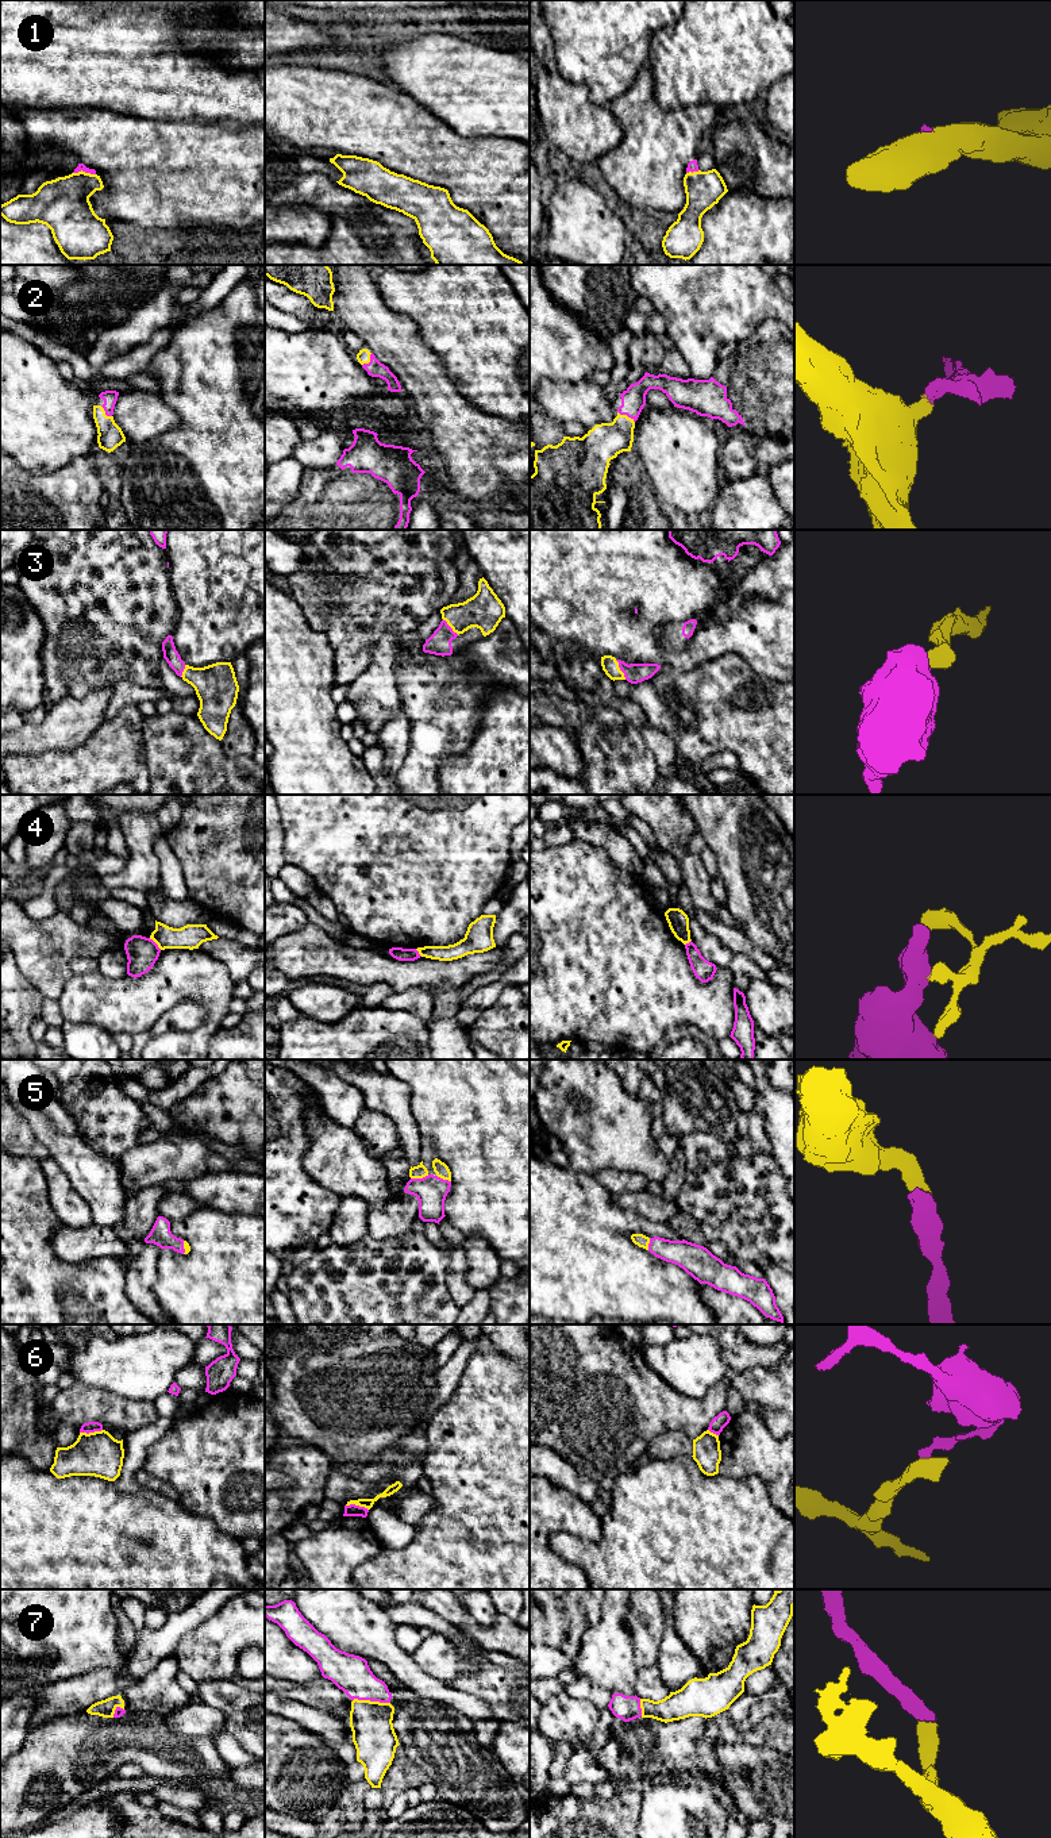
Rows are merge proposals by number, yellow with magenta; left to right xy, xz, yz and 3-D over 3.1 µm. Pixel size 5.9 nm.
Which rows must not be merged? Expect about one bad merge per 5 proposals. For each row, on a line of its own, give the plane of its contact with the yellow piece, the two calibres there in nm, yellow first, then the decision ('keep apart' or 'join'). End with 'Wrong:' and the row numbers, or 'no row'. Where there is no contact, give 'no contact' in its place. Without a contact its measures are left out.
1: meets yellow in xy; 320 nm thick on the yellow side, 50 nm on the other; join
2: meets yellow in yz; 220 nm thick on the yellow side, 140 nm on the other; join
3: meets yellow in yz; 100 nm thick on the yellow side, 120 nm on the other; join
4: meets yellow in xy; 150 nm thick on the yellow side, 190 nm on the other; keep apart
5: meets yellow in xz; 80 nm thick on the yellow side, 190 nm on the other; join
6: meets yellow in xy; 260 nm thick on the yellow side, 70 nm on the other; keep apart
7: meets yellow in xz; 260 nm thick on the yellow side, 220 nm on the other; join
Wrong: 4, 6

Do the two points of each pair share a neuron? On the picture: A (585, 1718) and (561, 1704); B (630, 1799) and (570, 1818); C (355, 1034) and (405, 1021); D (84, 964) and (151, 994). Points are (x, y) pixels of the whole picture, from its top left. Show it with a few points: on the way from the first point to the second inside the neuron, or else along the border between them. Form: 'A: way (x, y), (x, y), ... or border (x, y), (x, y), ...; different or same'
A: way (580, 1718), (574, 1718), (566, 1710); same
B: way (615, 1814), (611, 1818), (585, 1818); same
C: way (368, 1029), (393, 1025); same
D: border (97, 969), (73, 975); different

